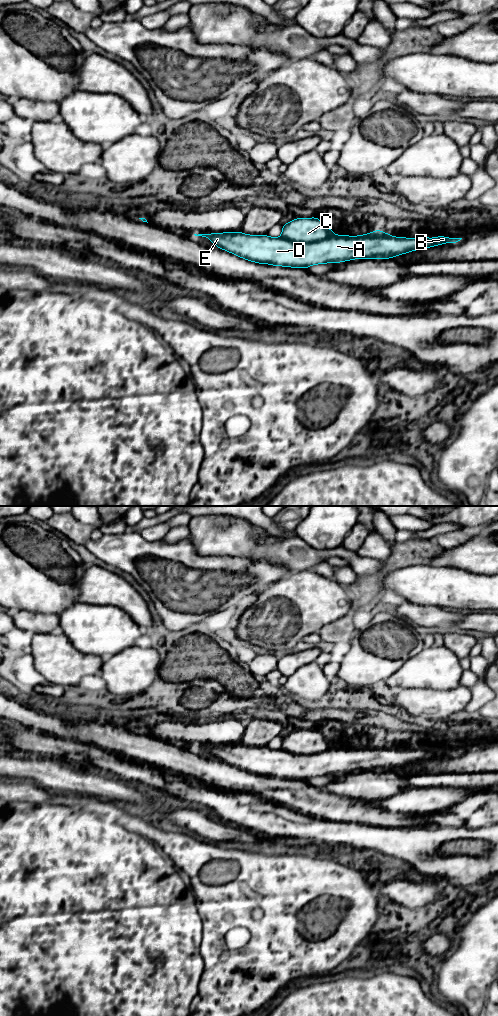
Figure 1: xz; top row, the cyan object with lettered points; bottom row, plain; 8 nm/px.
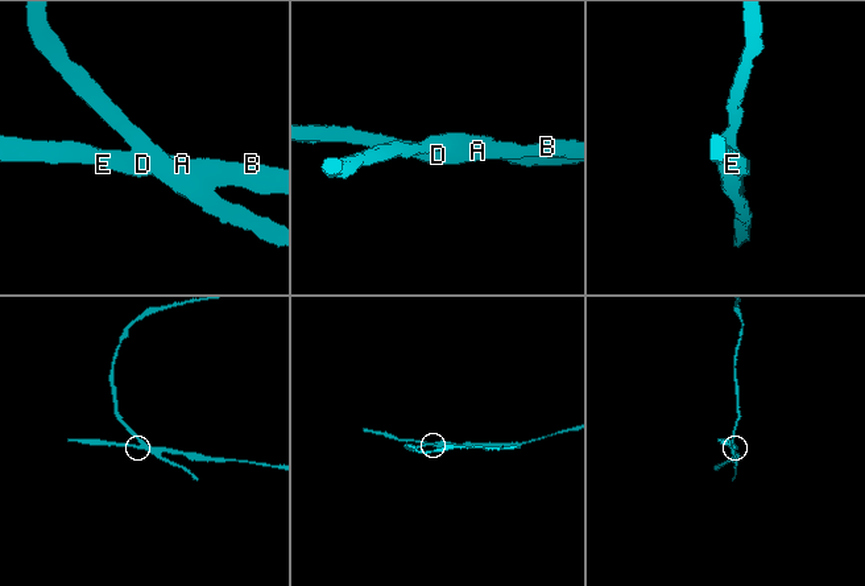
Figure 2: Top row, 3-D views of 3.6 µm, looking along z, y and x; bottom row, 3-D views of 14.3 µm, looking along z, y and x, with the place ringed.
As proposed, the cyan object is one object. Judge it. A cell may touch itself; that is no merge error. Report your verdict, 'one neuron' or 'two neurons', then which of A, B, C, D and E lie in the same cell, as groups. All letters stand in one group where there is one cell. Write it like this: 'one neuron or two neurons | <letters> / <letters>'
two neurons | A B D E / C

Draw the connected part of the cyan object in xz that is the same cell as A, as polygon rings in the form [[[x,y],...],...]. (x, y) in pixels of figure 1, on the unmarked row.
[[[381,742],[359,748],[333,747],[310,755],[243,744],[194,747],[206,749],[219,761],[251,774],[304,781],[316,776],[334,776],[353,771],[390,771],[414,762],[456,755],[462,751],[442,747],[434,750],[400,750]]]

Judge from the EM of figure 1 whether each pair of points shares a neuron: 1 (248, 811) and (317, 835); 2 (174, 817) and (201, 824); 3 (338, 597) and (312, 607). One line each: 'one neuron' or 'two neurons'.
1: one neuron
2: one neuron
3: one neuron

